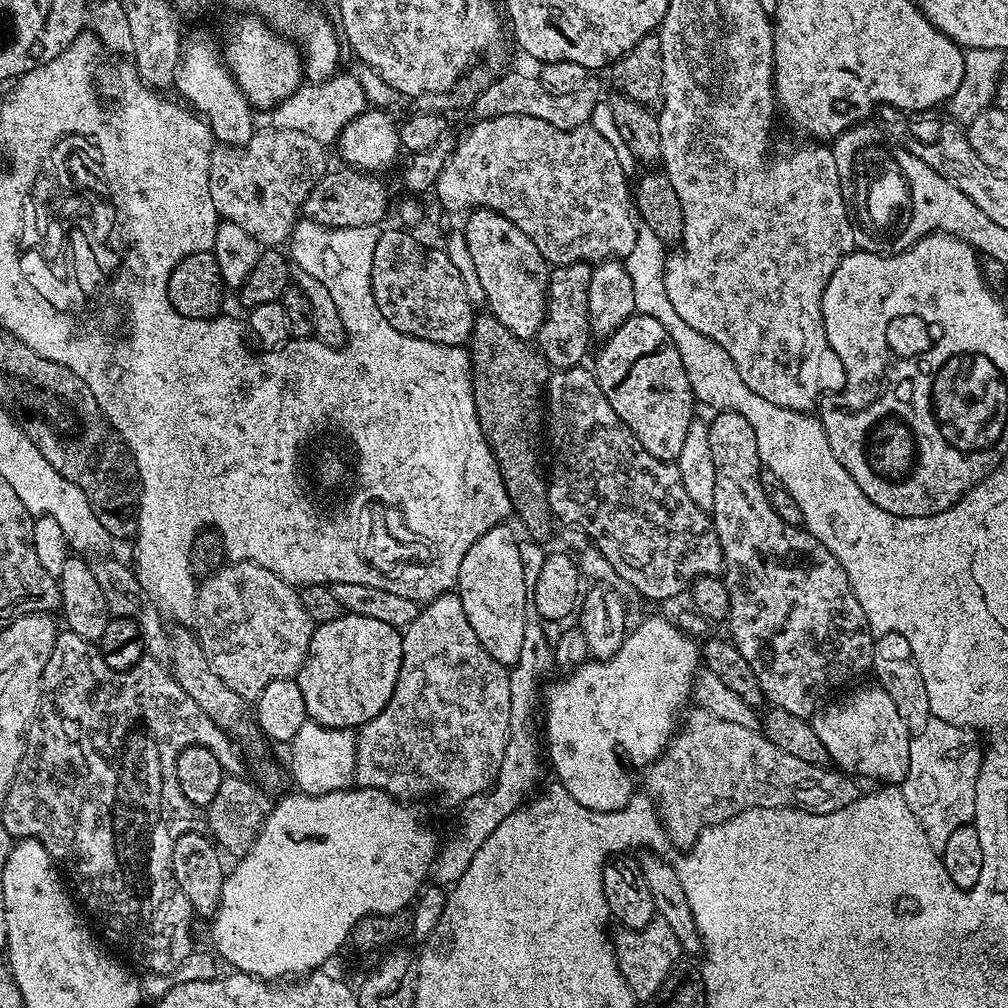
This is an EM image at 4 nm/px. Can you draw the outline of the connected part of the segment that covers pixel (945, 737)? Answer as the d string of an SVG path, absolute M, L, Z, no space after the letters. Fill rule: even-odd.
M935 718L928 720L922 734L913 736L910 742L910 770L899 788L937 850L943 850L958 826L975 821L976 779L981 759L982 740L973 729Z

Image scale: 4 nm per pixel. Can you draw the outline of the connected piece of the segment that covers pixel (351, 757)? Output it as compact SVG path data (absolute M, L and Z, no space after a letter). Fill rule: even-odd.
M308 720L294 734L290 742L292 748L292 772L290 768L290 780L297 784L299 791L305 796L317 796L318 794L330 794L347 788L356 778L356 732L350 728L327 728Z

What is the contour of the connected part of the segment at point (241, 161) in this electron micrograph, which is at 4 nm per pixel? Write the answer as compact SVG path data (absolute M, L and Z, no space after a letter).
M264 128L253 131L252 137L243 146L217 143L210 154L210 198L214 198L217 217L234 222L234 226L242 226L250 238L254 238L261 246L280 246L292 235L296 221L304 207L304 197L312 187L324 177L325 145L314 138L296 130Z

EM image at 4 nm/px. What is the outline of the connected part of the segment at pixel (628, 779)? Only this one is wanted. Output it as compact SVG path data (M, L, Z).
M652 616L629 631L618 654L608 660L589 659L587 664L573 667L565 675L569 675L565 680L549 686L548 697L545 695L542 700L542 728L544 726L548 731L546 760L549 765L552 763L555 779L564 785L574 802L582 802L582 806L590 810L613 812L625 808L632 801L632 776L624 769L620 752L628 755L630 763L641 766L651 764L663 754L678 731L678 721L682 716L680 707L689 703L692 685L701 668L702 652L698 644L670 621Z

